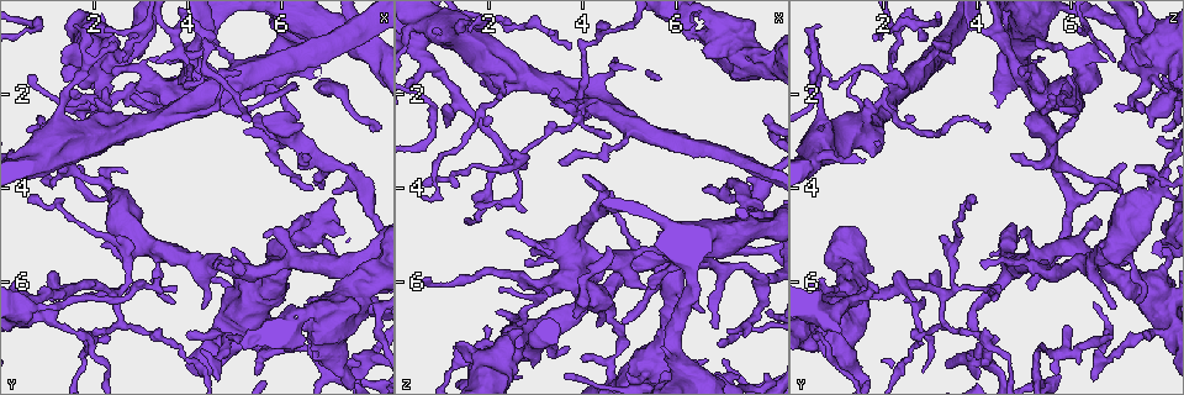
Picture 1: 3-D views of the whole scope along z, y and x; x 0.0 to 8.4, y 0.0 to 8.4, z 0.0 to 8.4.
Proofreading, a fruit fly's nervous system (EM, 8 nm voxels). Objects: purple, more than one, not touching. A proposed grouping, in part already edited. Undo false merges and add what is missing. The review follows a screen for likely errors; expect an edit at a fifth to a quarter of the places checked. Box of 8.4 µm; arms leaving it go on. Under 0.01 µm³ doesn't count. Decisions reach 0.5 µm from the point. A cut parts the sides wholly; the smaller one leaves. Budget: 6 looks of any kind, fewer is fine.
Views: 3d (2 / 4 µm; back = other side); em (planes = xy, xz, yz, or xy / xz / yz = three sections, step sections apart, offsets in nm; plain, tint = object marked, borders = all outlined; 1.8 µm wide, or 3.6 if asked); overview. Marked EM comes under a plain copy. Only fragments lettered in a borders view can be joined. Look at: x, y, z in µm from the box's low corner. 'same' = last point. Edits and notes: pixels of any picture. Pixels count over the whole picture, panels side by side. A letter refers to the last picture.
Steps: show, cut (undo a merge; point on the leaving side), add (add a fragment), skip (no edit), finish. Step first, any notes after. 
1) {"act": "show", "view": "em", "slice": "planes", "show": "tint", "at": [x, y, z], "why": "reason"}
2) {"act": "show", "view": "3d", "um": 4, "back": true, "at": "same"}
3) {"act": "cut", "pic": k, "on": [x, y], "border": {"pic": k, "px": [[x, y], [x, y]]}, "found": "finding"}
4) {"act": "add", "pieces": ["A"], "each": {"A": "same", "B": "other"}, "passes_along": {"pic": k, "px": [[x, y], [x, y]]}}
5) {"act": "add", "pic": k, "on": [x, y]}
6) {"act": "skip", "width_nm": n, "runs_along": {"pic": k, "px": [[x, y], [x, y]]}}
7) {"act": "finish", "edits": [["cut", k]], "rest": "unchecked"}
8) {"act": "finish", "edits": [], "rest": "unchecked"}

{"act": "show", "view": "em", "um": 3.6, "slice": "planes", "show": "tint", "at": [7.45, 7.70, 4.15], "why": "narrows sharply"}

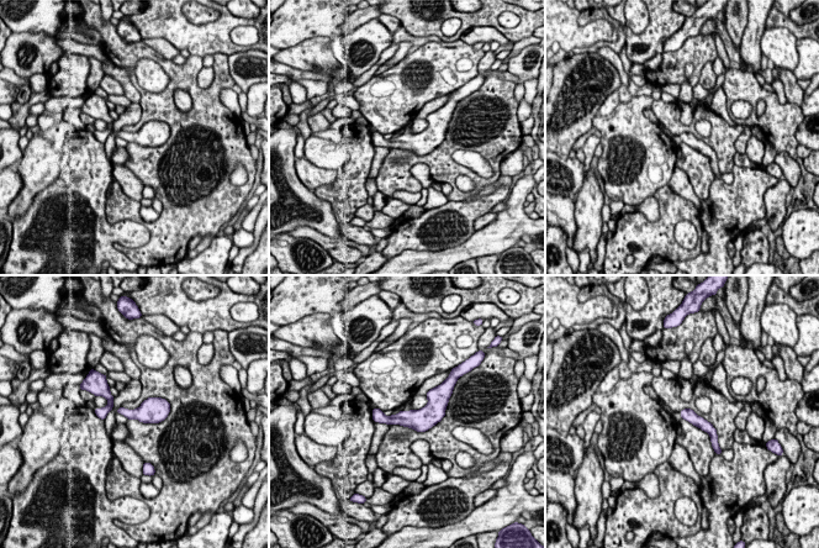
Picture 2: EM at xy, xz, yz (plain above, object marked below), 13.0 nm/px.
{"act": "show", "view": "em", "um": 3.6, "slice": "planes", "show": "borders", "at": "same", "why": "see the neighbours"}

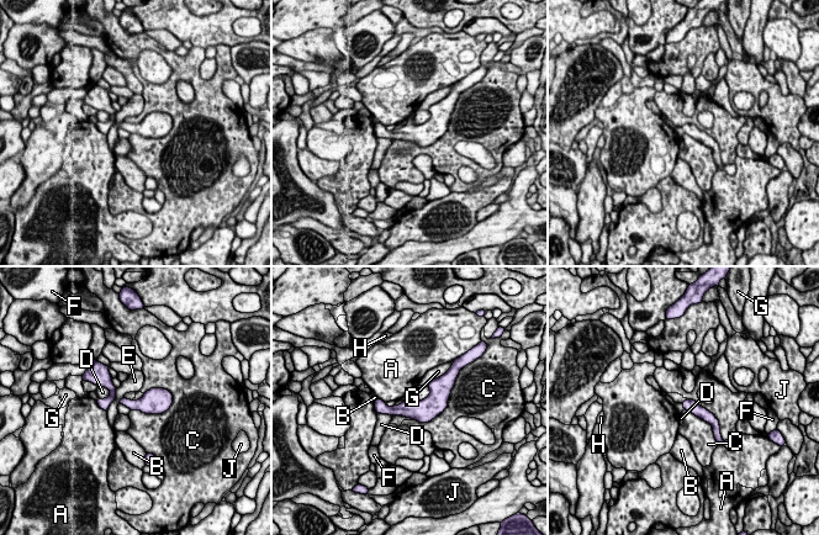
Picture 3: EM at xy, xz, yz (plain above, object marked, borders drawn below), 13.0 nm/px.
{"act": "skip", "each": {"A": "other", "B": "other", "C": "other", "D": "other", "E": "other", "F": "other", "G": "other", "H": "other", "J": "other"}, "border": {"pic": 3, "px": [[173, 395], [164, 412], [131, 411]]}, "found": "one neuron here"}

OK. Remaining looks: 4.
{"act": "show", "view": "em", "slice": "xy", "step": 16, "show": "tint", "at": [7.20, 6.75, 1.70], "why": "branch stops here"}

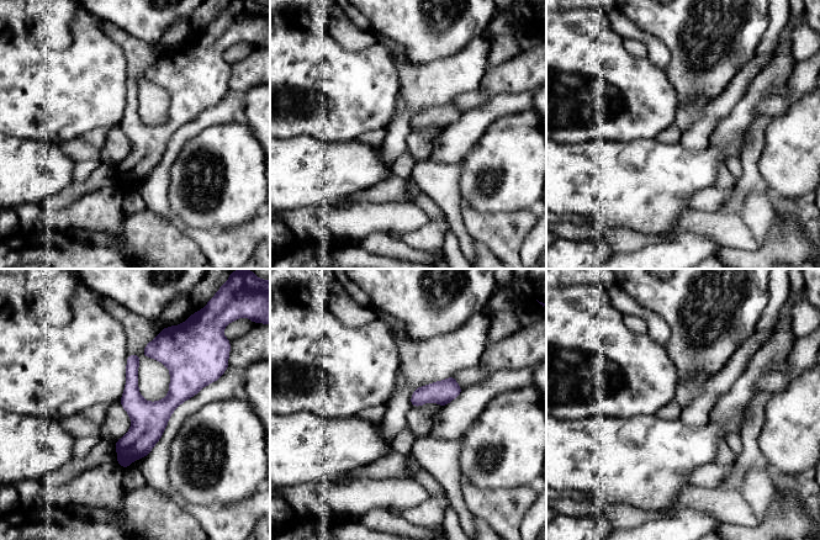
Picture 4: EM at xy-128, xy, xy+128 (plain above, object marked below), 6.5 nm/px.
{"act": "show", "view": "em", "slice": "xy", "step": 16, "show": "borders", "at": "same"}

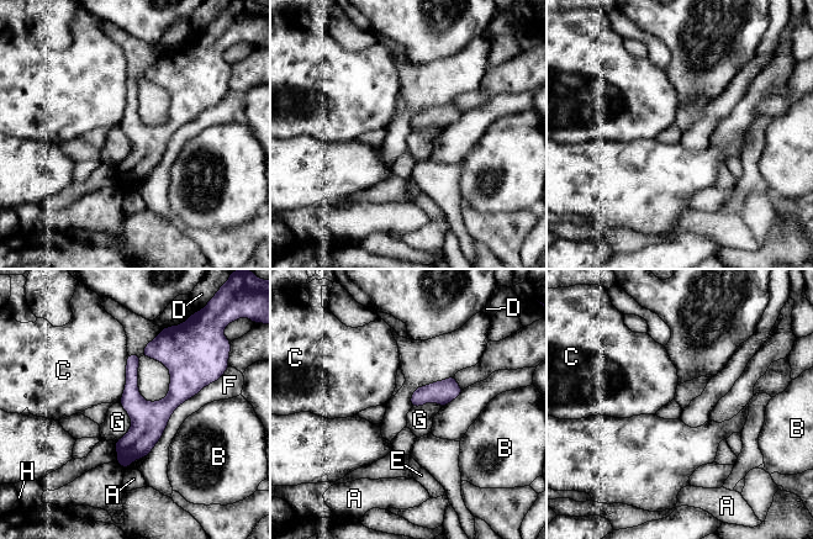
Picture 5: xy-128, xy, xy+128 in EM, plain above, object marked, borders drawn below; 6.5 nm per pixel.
{"act": "skip", "each": {"A": "other", "B": "other", "C": "other", "D": "other", "E": "other", "F": "other", "G": "other", "H": "other"}, "runs_along": {"pic": 5, "px": [[200, 385], [188, 385], [120, 459]]}, "found": "none of them fits"}

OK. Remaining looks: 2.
{"act": "show", "view": "3d", "um": 4, "at": [2.15, 5.20, 6.55], "why": "thick end"}

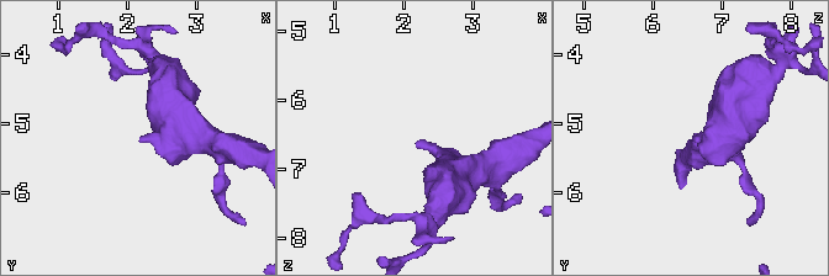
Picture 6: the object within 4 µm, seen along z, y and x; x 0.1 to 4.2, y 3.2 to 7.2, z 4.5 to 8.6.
{"act": "show", "view": "em", "slice": "planes", "show": "borders", "at": [2.20, 5.20, 6.65]}

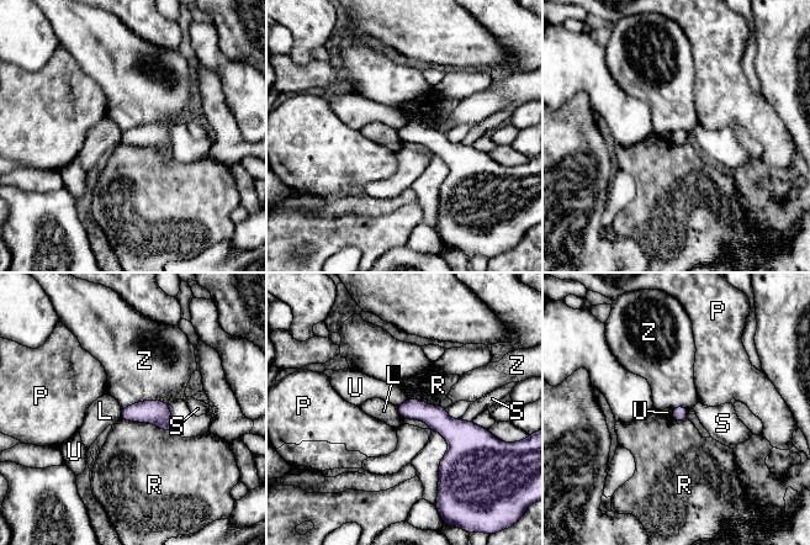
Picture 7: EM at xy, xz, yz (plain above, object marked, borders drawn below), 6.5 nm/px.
{"act": "skip", "each": {"L": "other", "P": "other", "R": "other", "S": "other", "U": "other", "Z": "other"}, "border": {"pic": 7, "px": [[168, 403], [139, 401], [122, 408]]}, "found": "none of them fits"}

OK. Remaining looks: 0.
{"act": "finish", "edits": [], "rest": "unchecked"}

